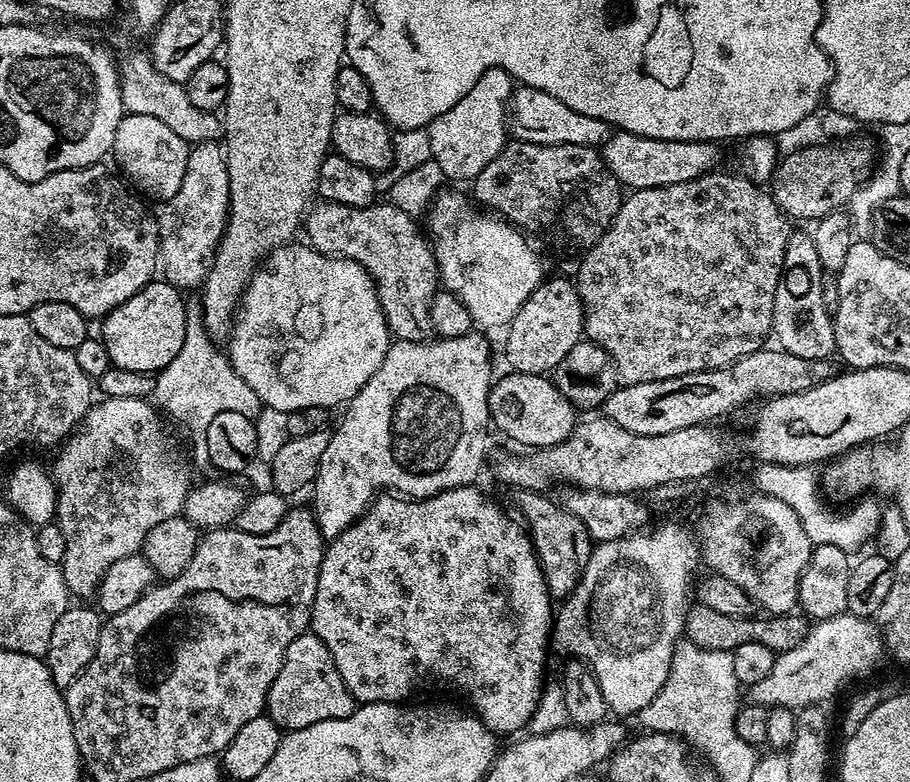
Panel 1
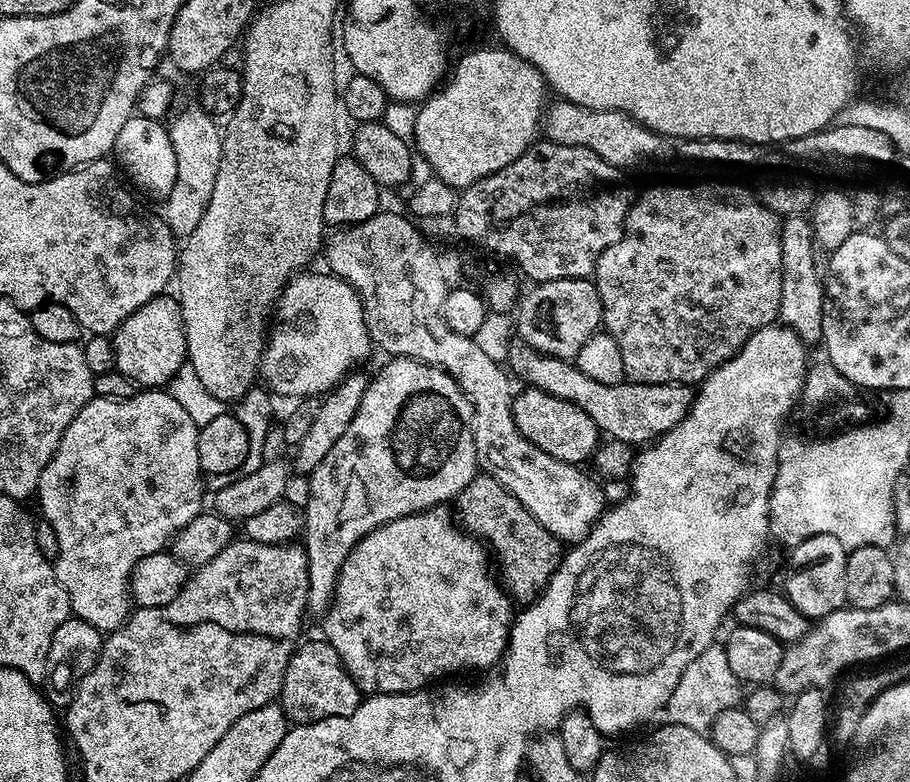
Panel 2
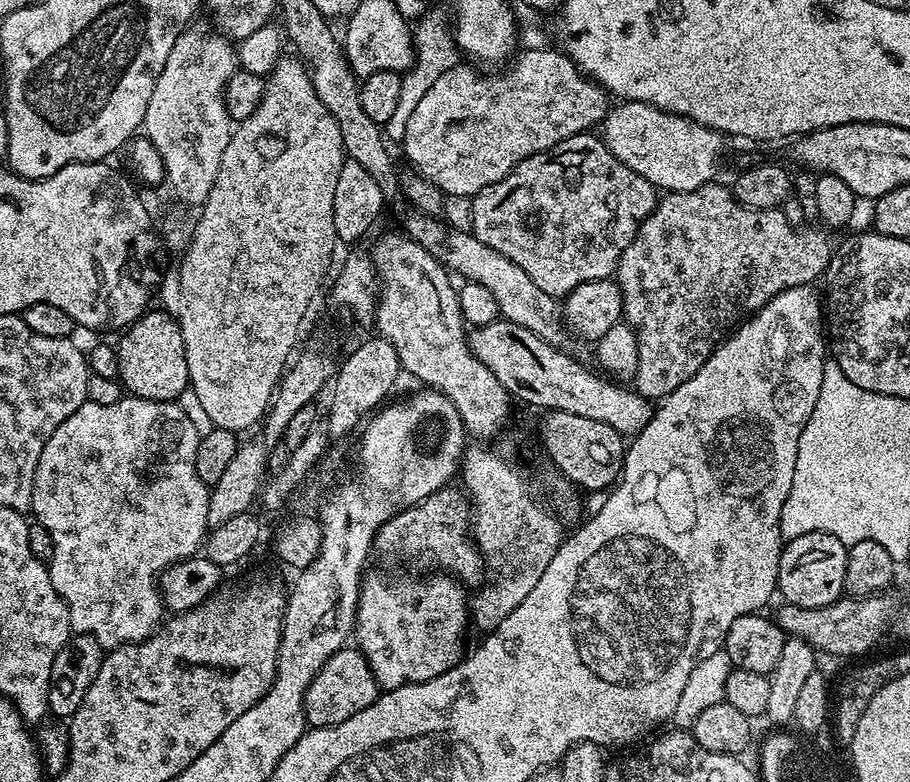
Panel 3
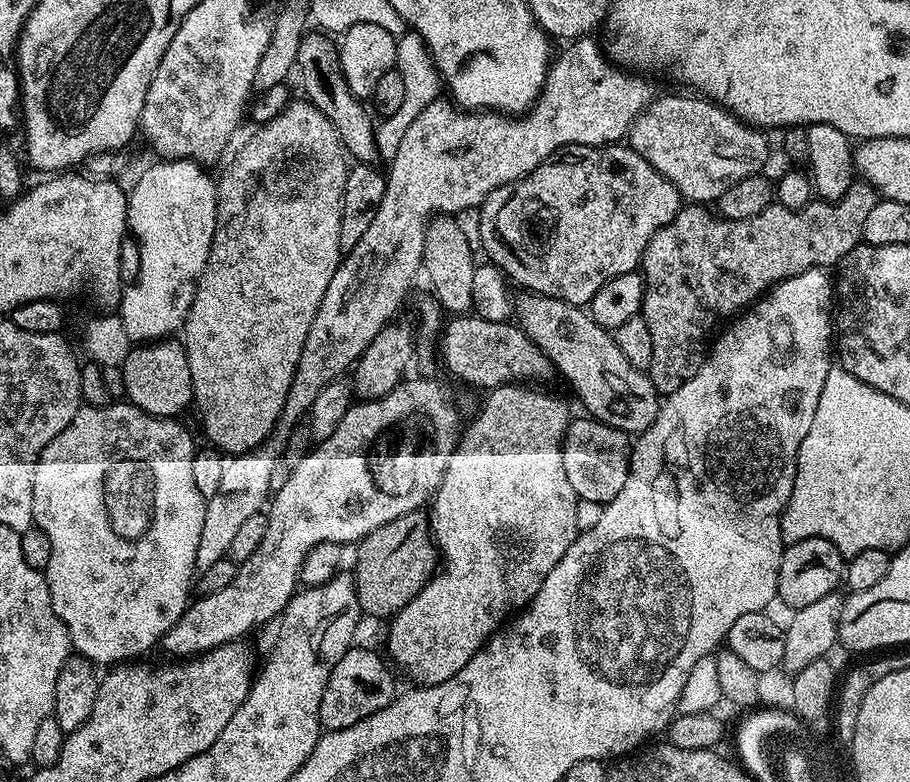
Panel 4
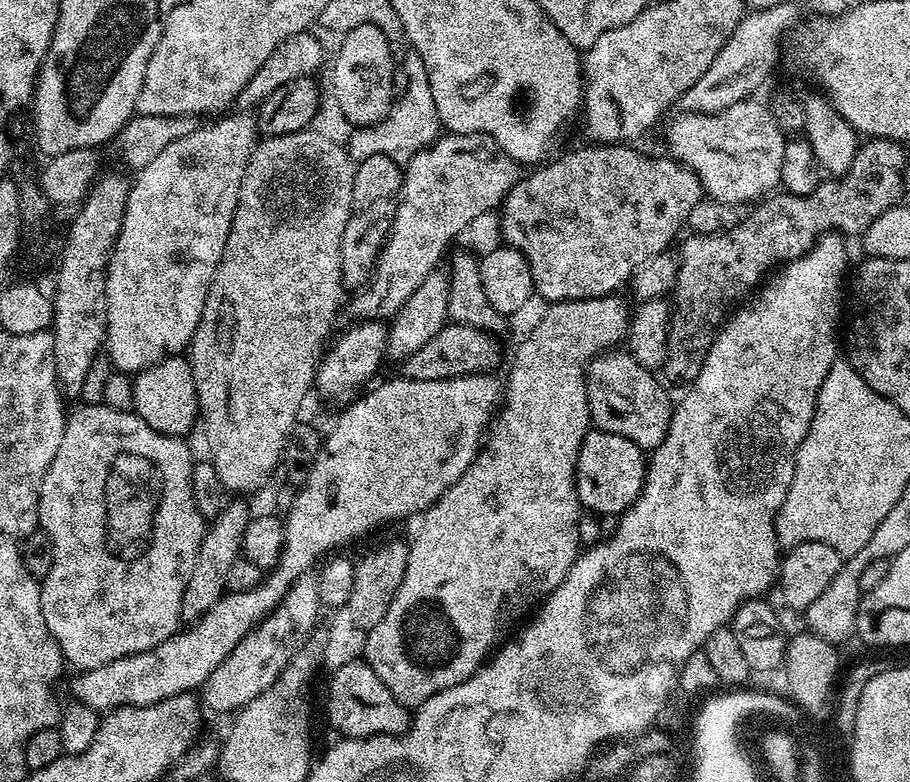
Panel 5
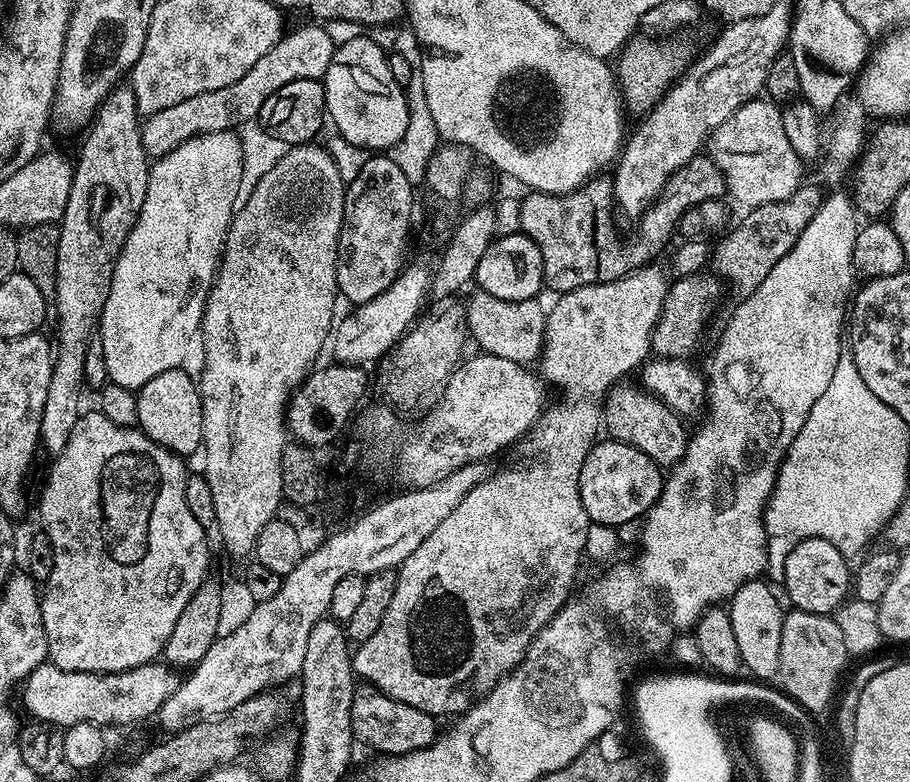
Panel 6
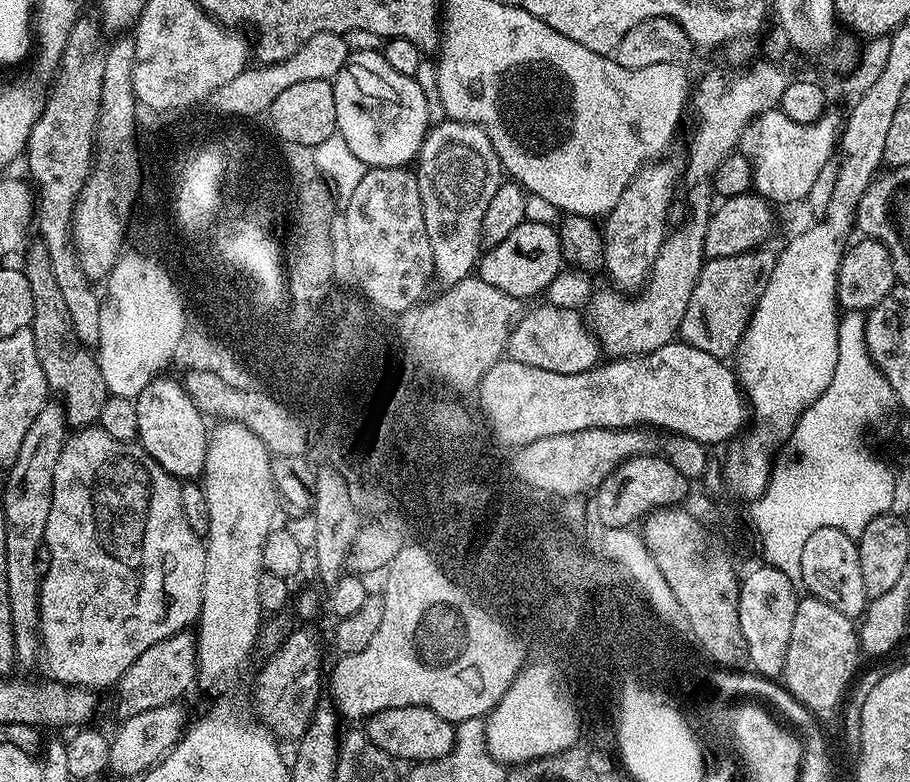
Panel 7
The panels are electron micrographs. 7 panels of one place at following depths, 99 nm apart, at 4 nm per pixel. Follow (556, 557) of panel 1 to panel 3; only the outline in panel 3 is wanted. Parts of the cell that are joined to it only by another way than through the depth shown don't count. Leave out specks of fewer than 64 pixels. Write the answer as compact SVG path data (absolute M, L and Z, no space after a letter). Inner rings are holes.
M445 486L439 488L434 494L419 500L417 504L412 504L408 508L396 512L385 524L376 532L374 541L374 552L384 560L421 560L424 564L429 564L432 570L439 570L444 574L451 574L465 586L479 585L486 572L486 561L481 549L476 548L473 537L470 535L470 501L459 487Z

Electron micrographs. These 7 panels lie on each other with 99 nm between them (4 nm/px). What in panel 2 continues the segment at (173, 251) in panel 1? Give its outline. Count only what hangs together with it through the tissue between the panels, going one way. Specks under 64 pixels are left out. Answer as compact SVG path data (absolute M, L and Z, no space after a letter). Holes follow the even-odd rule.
M193 102L189 108L178 112L166 124L177 159L177 178L173 190L163 201L162 215L173 236L187 238L194 230L194 226L202 222L202 214L206 214L210 194L214 194L214 178L218 178L218 162L222 158L224 138L221 125L216 125L219 123L212 113L206 111L199 103Z

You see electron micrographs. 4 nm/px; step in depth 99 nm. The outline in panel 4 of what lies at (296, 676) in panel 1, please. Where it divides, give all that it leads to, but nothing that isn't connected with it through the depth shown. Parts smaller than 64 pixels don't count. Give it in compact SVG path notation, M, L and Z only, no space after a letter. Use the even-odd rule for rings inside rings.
M353 646L346 654L342 654L330 674L330 682L326 682L326 690L322 690L321 729L333 732L346 726L354 726L354 722L362 722L372 714L378 714L378 710L396 699L398 687L396 688L395 682L392 681L393 669L381 653L380 656L372 648L359 646Z

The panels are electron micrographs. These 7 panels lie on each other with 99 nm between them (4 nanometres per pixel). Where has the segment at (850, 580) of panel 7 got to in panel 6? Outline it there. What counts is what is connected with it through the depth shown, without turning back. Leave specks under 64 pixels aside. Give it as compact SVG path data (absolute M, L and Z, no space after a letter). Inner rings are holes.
M811 536L802 542L798 542L798 546L794 546L794 550L790 550L790 554L784 563L782 583L784 583L785 592L783 592L783 595L786 597L786 600L786 595L788 595L788 600L792 603L791 607L793 609L806 610L810 614L822 614L823 616L835 613L850 592L849 557L843 556L838 550L838 546L834 546L822 538L814 538Z

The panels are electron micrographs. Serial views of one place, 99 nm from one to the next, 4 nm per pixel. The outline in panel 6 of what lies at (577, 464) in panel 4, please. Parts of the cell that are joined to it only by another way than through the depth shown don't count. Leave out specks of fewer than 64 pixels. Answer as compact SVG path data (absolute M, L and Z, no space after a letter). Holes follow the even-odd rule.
M604 438L593 444L582 462L580 471L582 506L586 510L589 521L594 524L619 526L618 524L628 524L631 520L639 521L647 516L649 510L655 506L657 498L664 489L665 479L666 476L661 465L654 463L646 454L642 454L642 450L629 444L623 444L620 440Z

